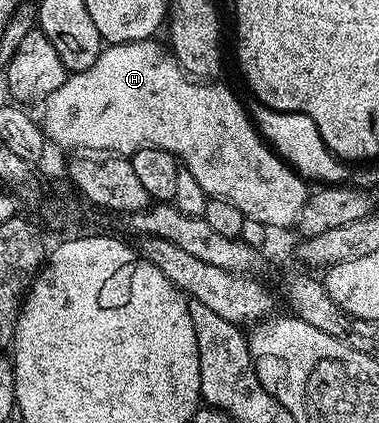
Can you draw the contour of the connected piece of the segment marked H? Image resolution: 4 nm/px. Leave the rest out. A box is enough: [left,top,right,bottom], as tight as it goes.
[42,40,310,228]

